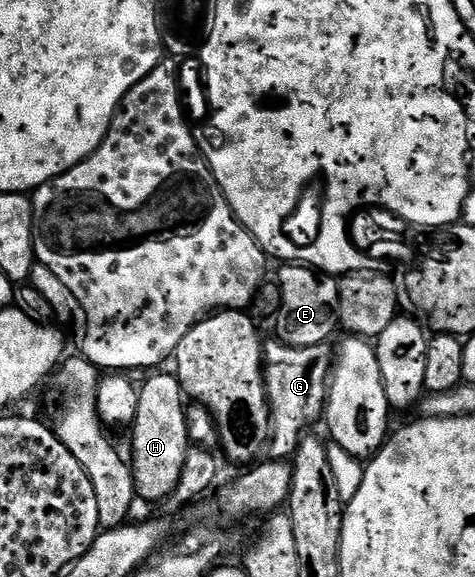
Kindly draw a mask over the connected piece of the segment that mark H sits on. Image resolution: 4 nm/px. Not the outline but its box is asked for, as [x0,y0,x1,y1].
[129,373,189,500]

